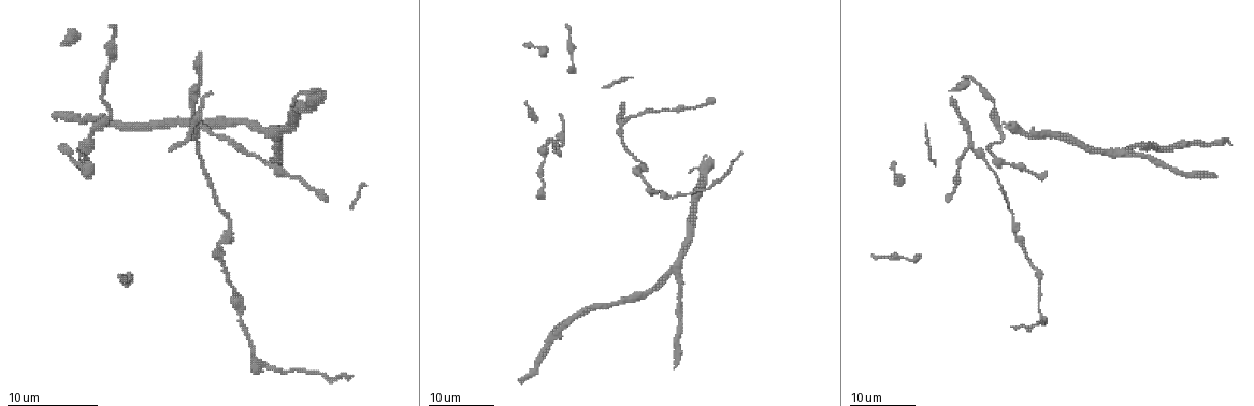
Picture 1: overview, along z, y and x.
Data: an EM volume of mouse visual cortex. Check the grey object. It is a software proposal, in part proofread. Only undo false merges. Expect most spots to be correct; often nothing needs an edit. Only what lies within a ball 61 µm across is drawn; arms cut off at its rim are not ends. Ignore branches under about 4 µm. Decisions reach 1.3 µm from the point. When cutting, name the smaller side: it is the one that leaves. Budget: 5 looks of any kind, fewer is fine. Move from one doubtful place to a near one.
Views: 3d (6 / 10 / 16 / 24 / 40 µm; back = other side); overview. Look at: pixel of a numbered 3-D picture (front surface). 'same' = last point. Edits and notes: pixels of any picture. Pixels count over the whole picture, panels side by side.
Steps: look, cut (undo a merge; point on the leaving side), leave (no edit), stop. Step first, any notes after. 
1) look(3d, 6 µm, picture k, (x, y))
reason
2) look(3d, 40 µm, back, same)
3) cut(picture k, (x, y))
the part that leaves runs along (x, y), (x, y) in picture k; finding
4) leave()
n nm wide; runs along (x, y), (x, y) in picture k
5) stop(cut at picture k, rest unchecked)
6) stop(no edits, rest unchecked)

look(3d, 16 µm, picture 1, (671, 270))
three-way junction

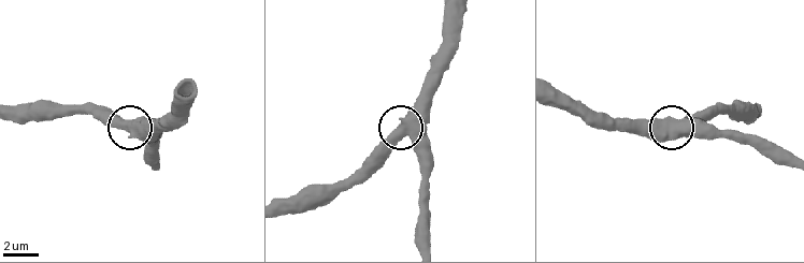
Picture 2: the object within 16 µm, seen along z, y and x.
look(3d, 6 µm, picture 2, (404, 133))

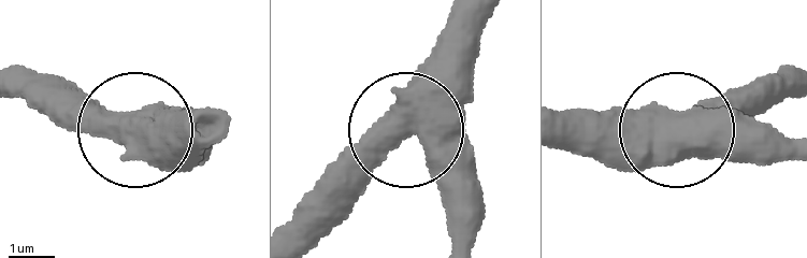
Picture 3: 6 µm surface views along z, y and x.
look(3d, 6 µm, back, picture 3, (404, 128))

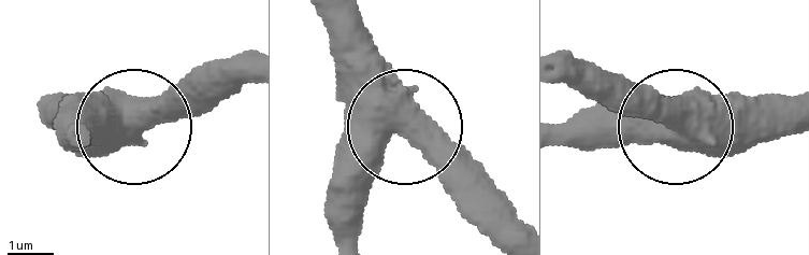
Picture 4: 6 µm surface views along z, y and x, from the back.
leave()
3 arms; runs along (786, 100), (705, 100), (593, 143) in picture 4; all the same cell

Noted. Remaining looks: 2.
look(3d, 24 µm, picture 1, (972, 146))
branch point

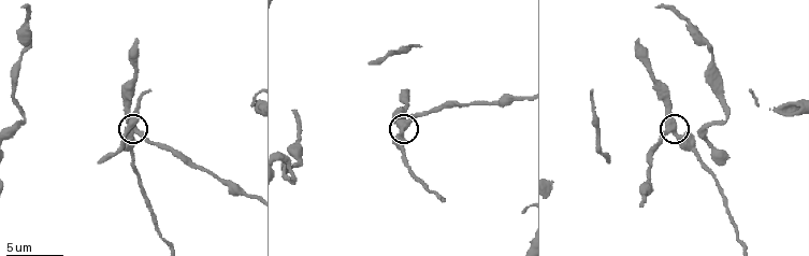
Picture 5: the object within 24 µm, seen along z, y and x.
look(3d, 10 µm, picture 5, (673, 126))

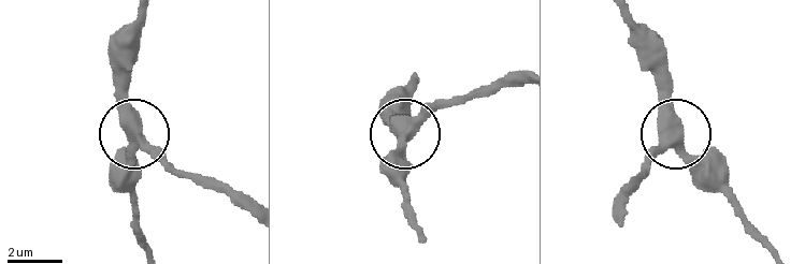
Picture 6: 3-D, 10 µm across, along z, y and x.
leave()
400 nm wide; runs along (521, 77), (431, 105), (403, 134), (403, 192) in picture 6; continuous, no second cell

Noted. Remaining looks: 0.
stop(no edits, rest unchecked)

